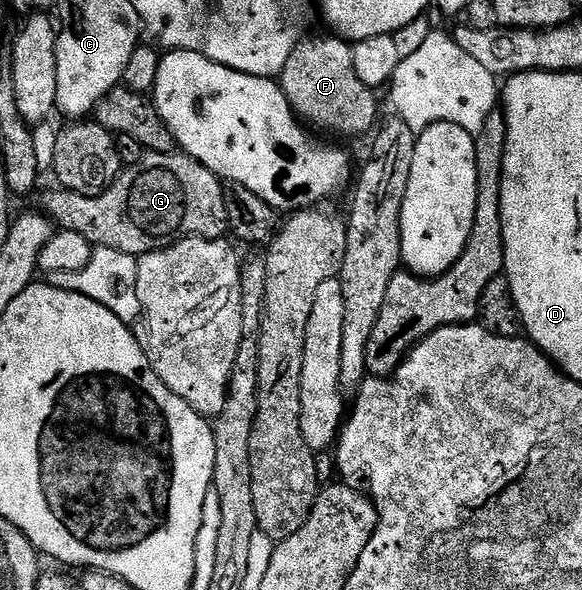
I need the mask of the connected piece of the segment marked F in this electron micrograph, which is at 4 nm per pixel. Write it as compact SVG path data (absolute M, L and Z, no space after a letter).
M338 36L326 37L302 39L282 64L279 83L289 105L302 121L310 120L325 132L334 132L337 136L372 133L379 118L374 89L359 82L352 45Z

